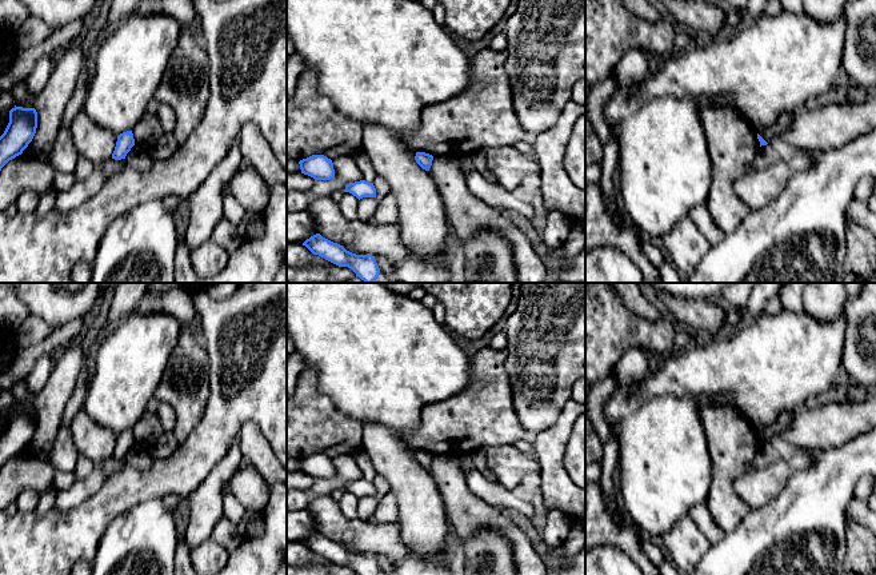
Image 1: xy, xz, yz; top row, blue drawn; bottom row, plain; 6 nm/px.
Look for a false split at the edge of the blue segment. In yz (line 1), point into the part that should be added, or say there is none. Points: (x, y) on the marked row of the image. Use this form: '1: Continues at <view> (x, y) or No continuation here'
1: No continuation here

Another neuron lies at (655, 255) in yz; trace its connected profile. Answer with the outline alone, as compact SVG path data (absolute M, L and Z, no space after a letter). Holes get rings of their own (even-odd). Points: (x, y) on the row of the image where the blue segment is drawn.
M641 240L641 249L647 256L648 261L652 263L657 269L668 260L667 255L649 240Z

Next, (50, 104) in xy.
M83 37L59 52L52 61L53 69L45 88L36 96L33 108L37 112L37 128L28 144L31 155L48 161L59 131L67 103L77 84L85 49Z

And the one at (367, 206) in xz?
M363 197L357 203L356 219L360 221L372 221L376 212L377 200L375 197Z

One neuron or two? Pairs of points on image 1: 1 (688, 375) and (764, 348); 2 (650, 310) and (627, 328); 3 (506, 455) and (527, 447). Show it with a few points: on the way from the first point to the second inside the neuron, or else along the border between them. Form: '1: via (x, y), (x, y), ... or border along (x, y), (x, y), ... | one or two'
1: via (707, 374), (746, 367) | one
2: border along (618, 296), (630, 310), (648, 320), (662, 316) | two
3: border along (512, 444), (534, 458) | two

